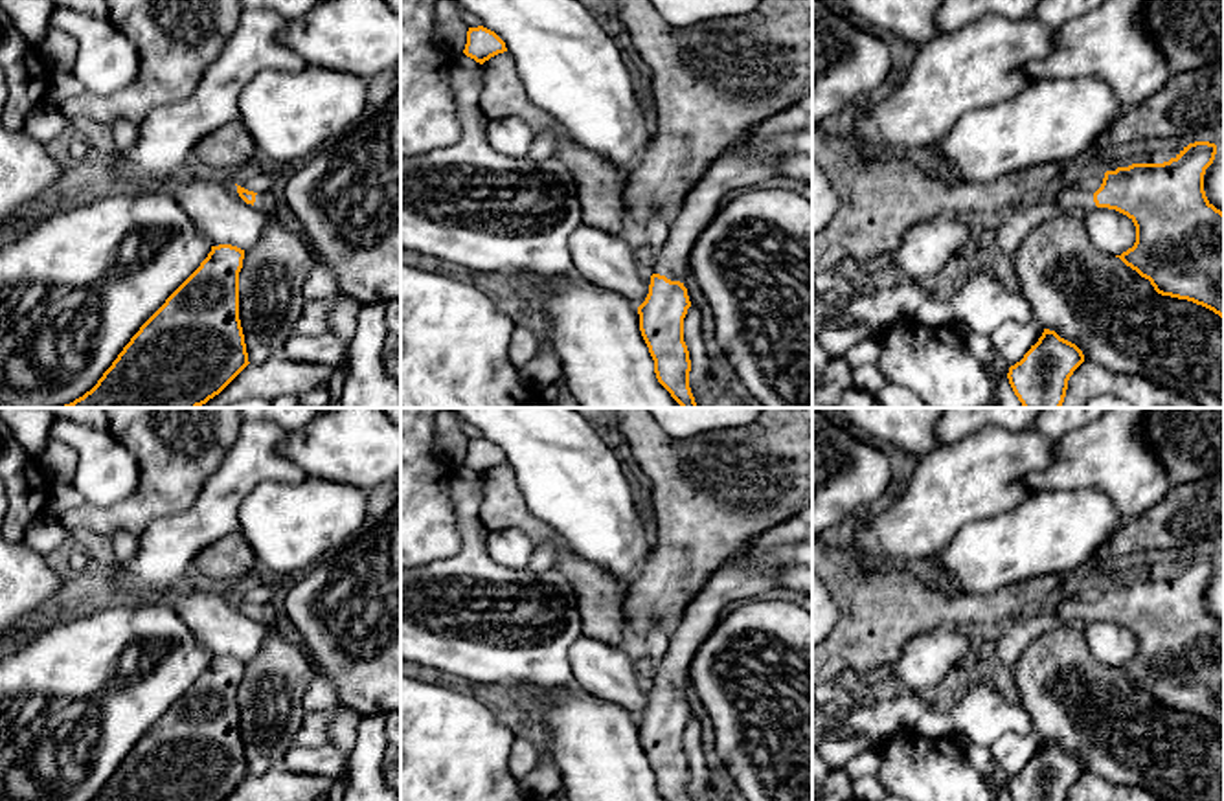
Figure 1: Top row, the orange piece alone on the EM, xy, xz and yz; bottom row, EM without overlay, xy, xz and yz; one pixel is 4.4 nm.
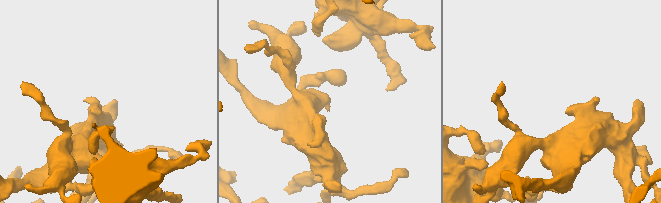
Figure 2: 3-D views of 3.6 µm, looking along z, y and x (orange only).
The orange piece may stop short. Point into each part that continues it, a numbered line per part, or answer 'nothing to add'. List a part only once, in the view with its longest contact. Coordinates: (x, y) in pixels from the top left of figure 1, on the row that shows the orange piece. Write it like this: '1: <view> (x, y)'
1: xz (732, 171)

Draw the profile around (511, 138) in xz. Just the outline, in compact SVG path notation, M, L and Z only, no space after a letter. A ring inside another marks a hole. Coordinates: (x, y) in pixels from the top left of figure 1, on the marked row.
M509 118L489 121L485 138L498 154L507 158L526 158L535 134L522 119Z

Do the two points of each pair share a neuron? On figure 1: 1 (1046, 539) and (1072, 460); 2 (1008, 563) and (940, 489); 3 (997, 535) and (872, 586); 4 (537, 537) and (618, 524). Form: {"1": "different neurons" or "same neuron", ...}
{"1": "different neurons", "2": "different neurons", "3": "different neurons", "4": "different neurons"}

